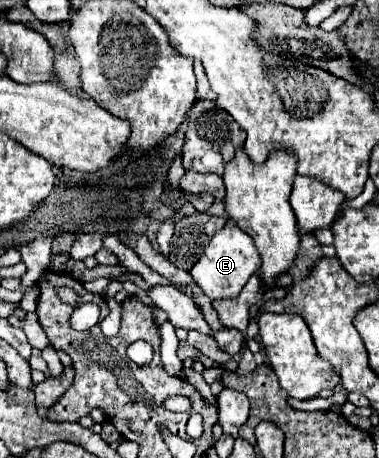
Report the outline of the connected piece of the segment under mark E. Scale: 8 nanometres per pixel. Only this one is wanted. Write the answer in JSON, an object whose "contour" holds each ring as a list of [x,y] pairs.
{"contour":[[[224,226],[214,234],[200,260],[192,266],[190,276],[210,300],[226,300],[226,298],[236,298],[244,288],[244,284],[248,282],[248,278],[256,274],[260,266],[262,260],[254,246],[254,240],[238,226]]]}

